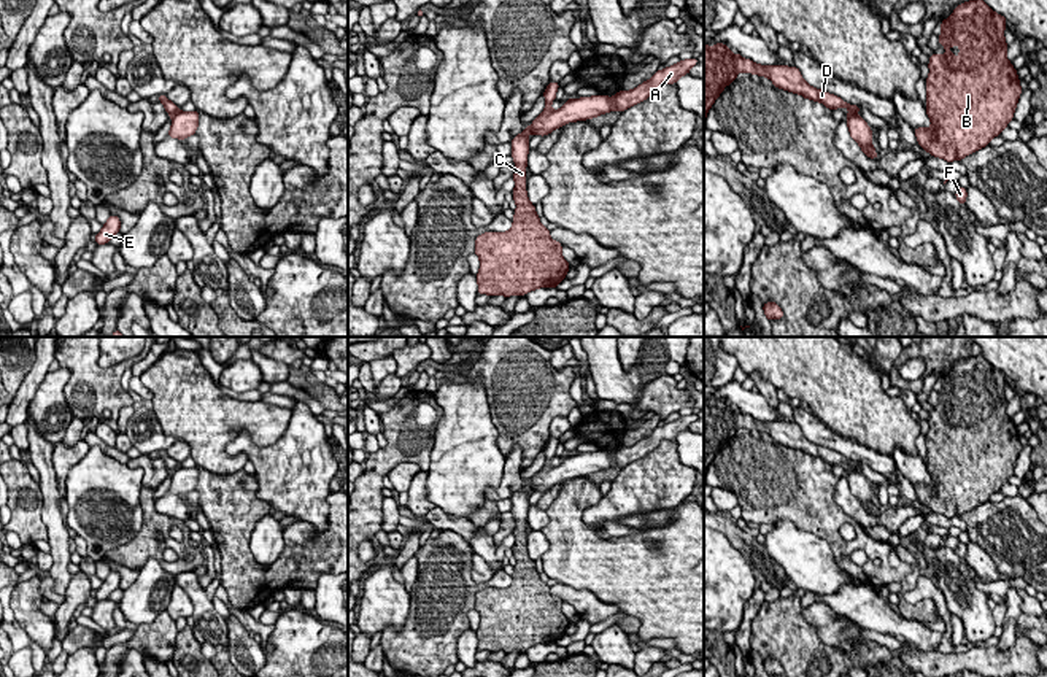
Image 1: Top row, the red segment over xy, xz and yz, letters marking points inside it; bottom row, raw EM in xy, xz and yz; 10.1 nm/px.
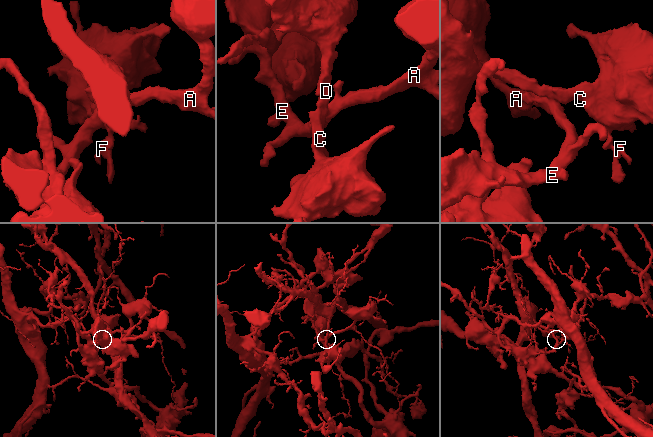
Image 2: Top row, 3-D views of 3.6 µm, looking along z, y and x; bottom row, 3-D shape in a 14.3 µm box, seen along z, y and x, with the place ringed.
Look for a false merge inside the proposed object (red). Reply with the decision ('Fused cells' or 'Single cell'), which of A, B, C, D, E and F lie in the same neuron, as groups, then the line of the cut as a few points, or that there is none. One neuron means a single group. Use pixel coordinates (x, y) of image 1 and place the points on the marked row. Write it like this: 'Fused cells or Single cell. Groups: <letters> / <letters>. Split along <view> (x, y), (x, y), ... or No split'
Fused cells. Groups: A E / B C D F. Split along xy (178, 110), (172, 116)

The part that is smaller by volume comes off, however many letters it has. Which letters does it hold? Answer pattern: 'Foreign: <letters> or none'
Foreign: B, C, D, F

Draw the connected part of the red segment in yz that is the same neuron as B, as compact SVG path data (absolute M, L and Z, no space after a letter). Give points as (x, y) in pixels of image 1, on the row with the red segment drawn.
M983 0L961 3L955 11L941 22L942 33L939 44L947 51L944 56L929 56L929 75L926 78L926 114L931 127L917 127L914 130L918 145L934 157L947 162L961 161L963 157L988 146L993 137L1014 119L1014 111L1022 94L1020 79L1012 62L1006 57L1007 44L1004 38L1006 17L995 13Z

